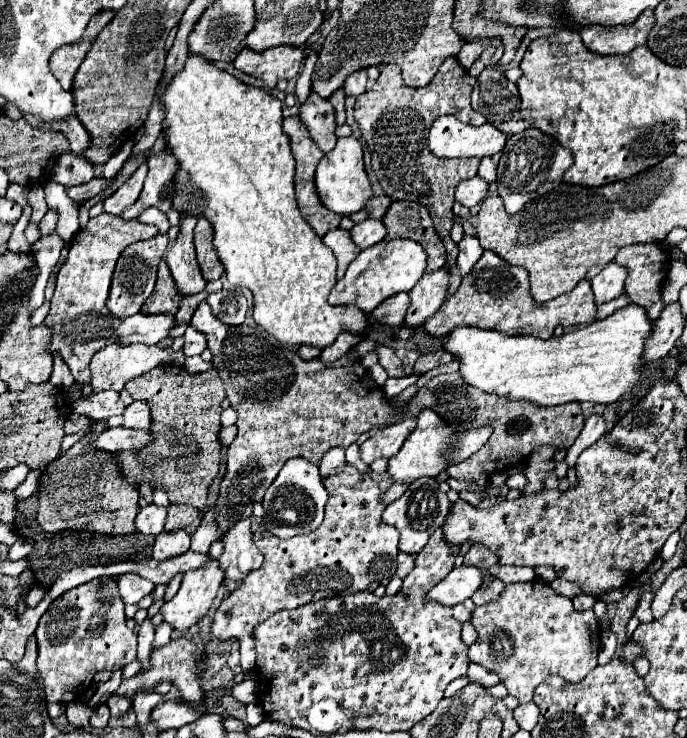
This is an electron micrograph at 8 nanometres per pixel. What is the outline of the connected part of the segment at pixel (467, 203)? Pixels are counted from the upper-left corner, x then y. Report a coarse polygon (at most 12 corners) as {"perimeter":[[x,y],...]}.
{"perimeter":[[476,175],[460,181],[456,201],[474,207],[484,201],[488,183]]}

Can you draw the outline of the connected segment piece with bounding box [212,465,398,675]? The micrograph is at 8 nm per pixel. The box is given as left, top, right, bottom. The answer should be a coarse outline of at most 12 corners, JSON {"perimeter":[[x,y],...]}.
{"perimeter":[[352,465],[322,479],[322,525],[278,539],[230,593],[212,635],[240,643],[270,615],[374,591],[396,575],[398,533],[378,483]]}

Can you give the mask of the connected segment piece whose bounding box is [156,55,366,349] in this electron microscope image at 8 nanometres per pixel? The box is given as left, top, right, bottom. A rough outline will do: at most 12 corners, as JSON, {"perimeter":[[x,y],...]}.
{"perimeter":[[198,55],[158,95],[174,209],[282,343],[366,333],[282,103]]}

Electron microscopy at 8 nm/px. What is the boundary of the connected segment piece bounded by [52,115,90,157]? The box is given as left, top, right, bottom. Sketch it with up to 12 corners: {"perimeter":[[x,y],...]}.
{"perimeter":[[76,115],[52,121],[62,131],[70,149],[82,157],[90,137]]}

